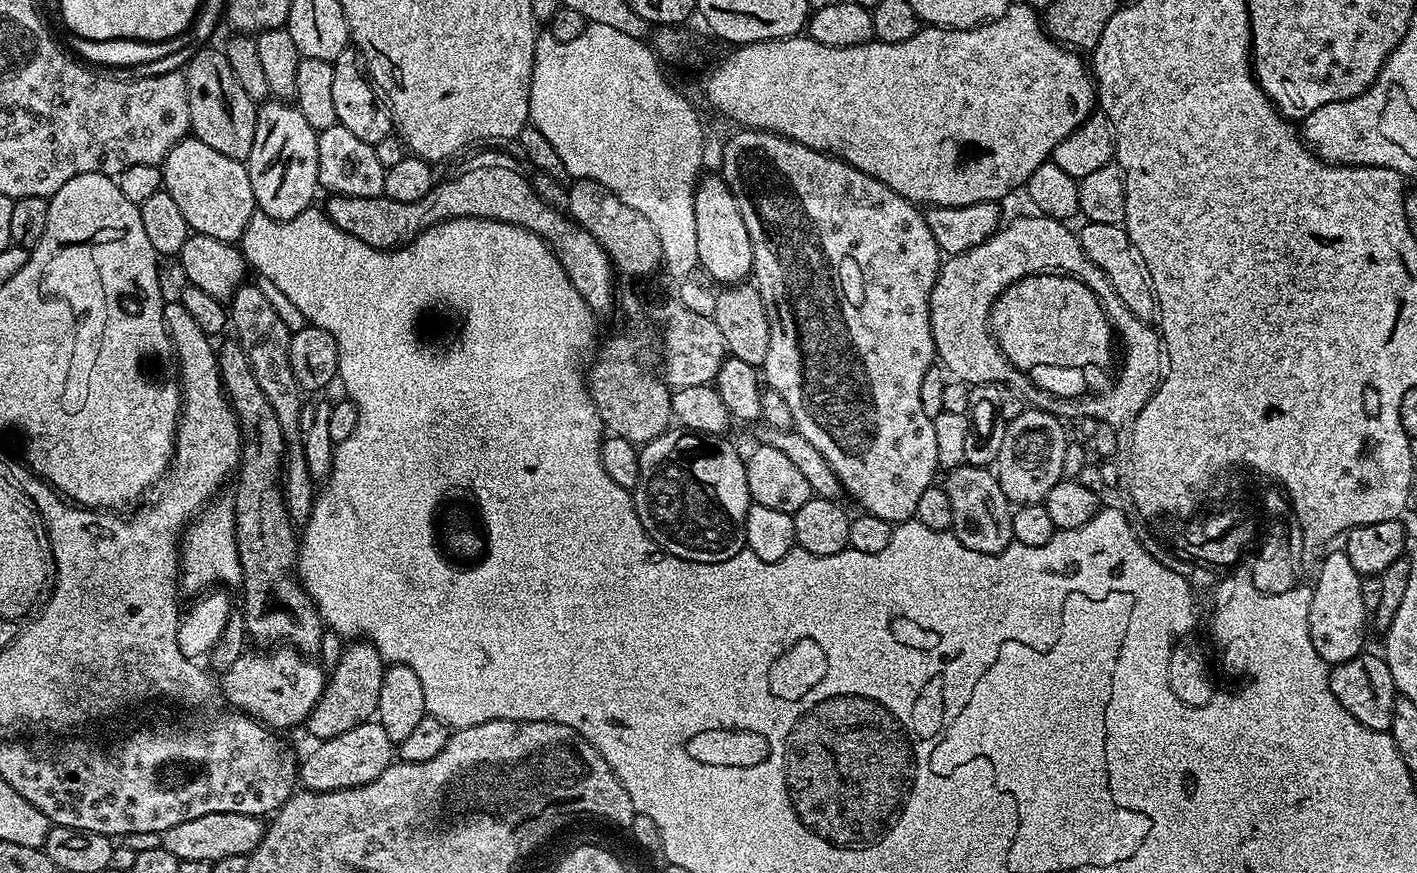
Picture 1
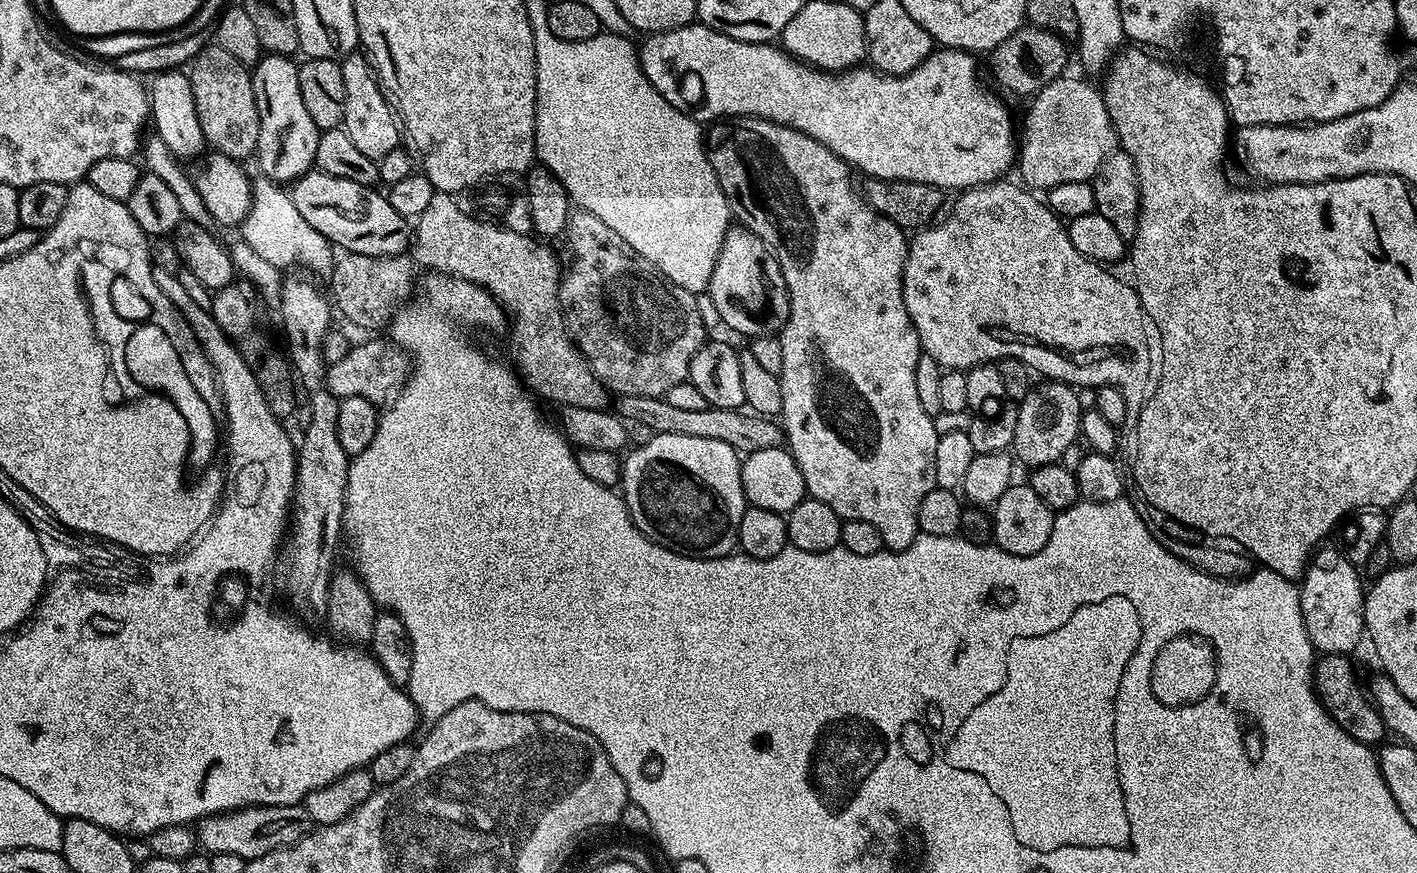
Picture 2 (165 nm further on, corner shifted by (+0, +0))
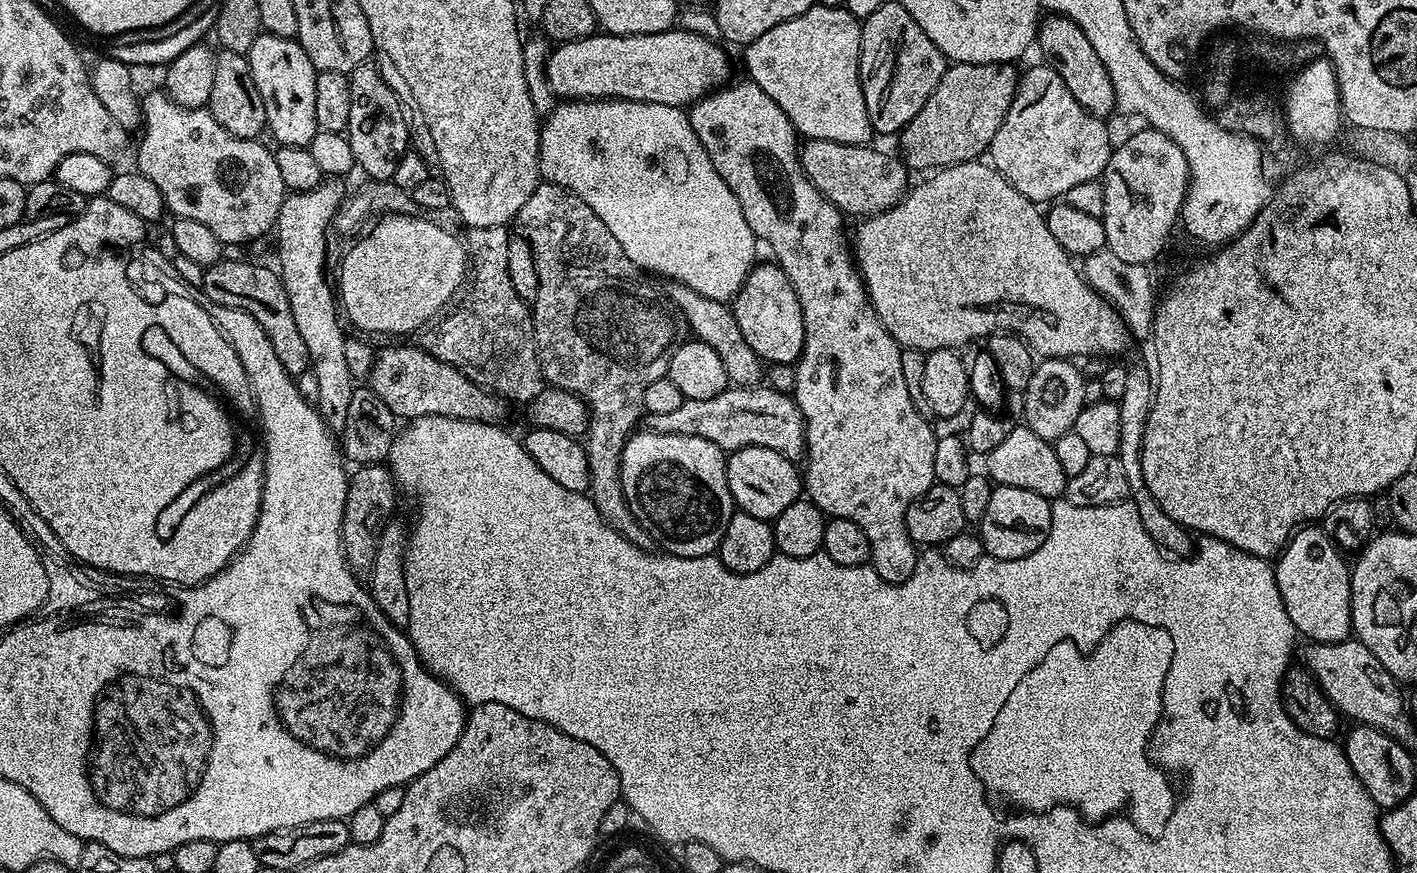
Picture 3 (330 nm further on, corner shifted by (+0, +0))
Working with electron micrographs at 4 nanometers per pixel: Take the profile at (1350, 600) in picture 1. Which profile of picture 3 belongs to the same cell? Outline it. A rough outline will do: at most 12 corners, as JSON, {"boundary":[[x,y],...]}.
{"boundary":[[1304,526],[1275,557],[1286,614],[1308,642],[1352,632],[1352,573]]}

